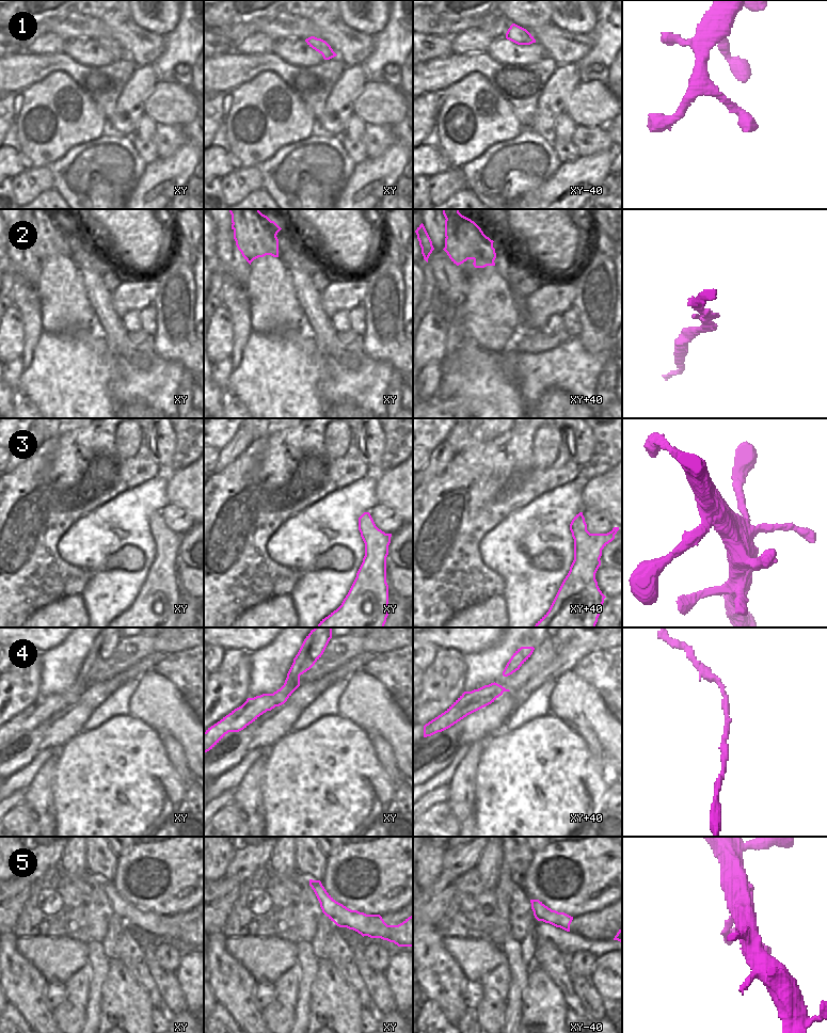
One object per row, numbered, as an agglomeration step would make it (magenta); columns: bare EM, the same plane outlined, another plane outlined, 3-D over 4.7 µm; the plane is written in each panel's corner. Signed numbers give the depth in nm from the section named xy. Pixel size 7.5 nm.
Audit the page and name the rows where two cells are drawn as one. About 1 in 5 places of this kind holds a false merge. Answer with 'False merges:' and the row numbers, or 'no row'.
False merges: 2

